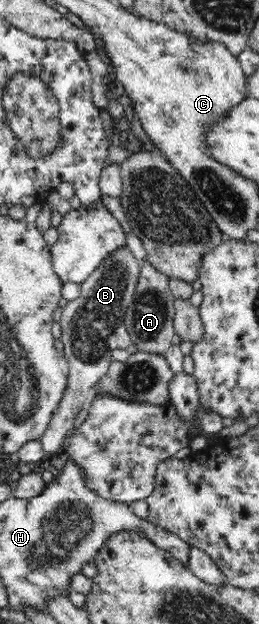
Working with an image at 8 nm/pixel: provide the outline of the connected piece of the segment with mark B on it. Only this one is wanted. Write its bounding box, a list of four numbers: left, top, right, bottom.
[39,247,141,459]

